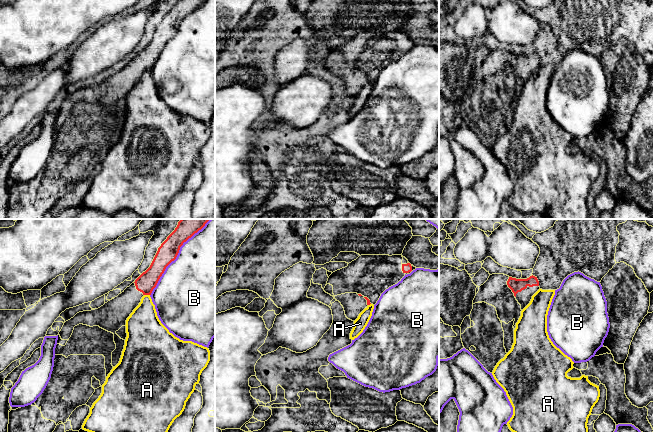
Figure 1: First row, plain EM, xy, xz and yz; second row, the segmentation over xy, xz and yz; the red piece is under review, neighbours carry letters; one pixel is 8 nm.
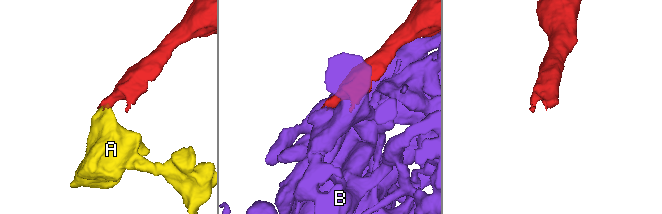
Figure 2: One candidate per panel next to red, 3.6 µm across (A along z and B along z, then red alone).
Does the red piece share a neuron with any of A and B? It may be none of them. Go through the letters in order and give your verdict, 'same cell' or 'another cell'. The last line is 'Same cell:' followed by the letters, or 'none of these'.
A: another cell
B: another cell
Same cell: none of these

